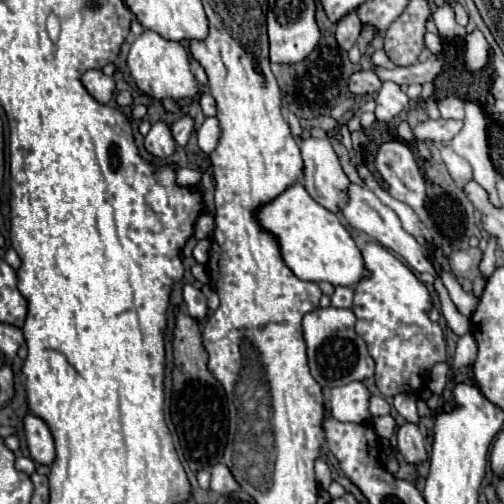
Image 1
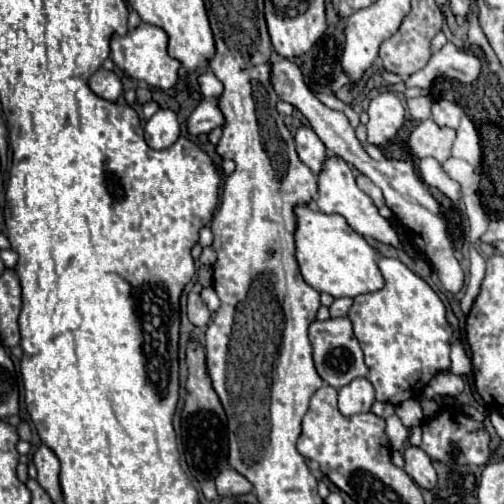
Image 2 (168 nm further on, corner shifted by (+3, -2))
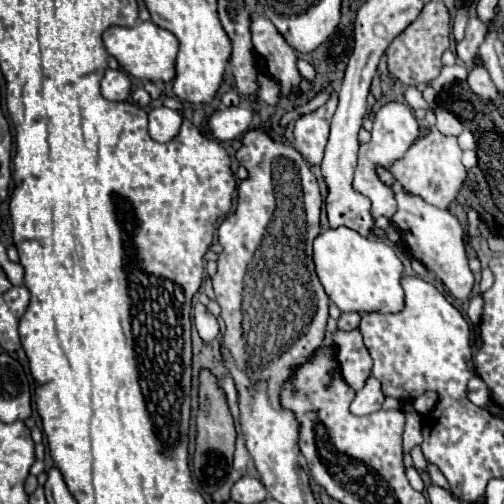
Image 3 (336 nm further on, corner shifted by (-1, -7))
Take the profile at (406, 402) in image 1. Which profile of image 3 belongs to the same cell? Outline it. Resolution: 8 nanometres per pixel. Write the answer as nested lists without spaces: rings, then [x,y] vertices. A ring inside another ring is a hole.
[[[427,462],[427,472],[429,472],[429,476],[431,476],[431,482],[433,482],[433,484],[437,484],[437,486],[441,486],[441,488],[449,490],[449,484],[447,484],[445,476],[441,474],[441,470],[439,470],[435,464]]]

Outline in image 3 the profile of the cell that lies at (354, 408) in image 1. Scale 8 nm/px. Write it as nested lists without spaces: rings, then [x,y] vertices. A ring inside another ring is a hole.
[[[373,376],[365,382],[365,386],[355,394],[353,402],[351,402],[351,414],[355,416],[365,416],[365,414],[371,414],[371,412],[377,412],[383,404],[385,396],[381,392],[381,384],[379,380],[375,380]]]

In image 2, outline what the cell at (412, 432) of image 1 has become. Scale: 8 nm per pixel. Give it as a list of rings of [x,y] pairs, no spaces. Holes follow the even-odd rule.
[[[411,445],[405,449],[405,473],[411,475],[411,479],[423,489],[433,491],[437,487],[437,473],[423,449],[415,449]]]

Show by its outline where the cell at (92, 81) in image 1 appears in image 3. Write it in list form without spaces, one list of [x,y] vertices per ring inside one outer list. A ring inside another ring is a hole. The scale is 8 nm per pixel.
[[[107,70],[101,80],[101,94],[113,102],[125,102],[131,94],[131,82],[121,70]]]

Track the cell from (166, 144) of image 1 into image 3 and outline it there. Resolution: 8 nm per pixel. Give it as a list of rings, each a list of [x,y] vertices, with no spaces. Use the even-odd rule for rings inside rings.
[[[165,106],[153,108],[149,110],[149,136],[161,144],[171,142],[179,134],[181,122],[183,118],[177,110],[171,110]]]

